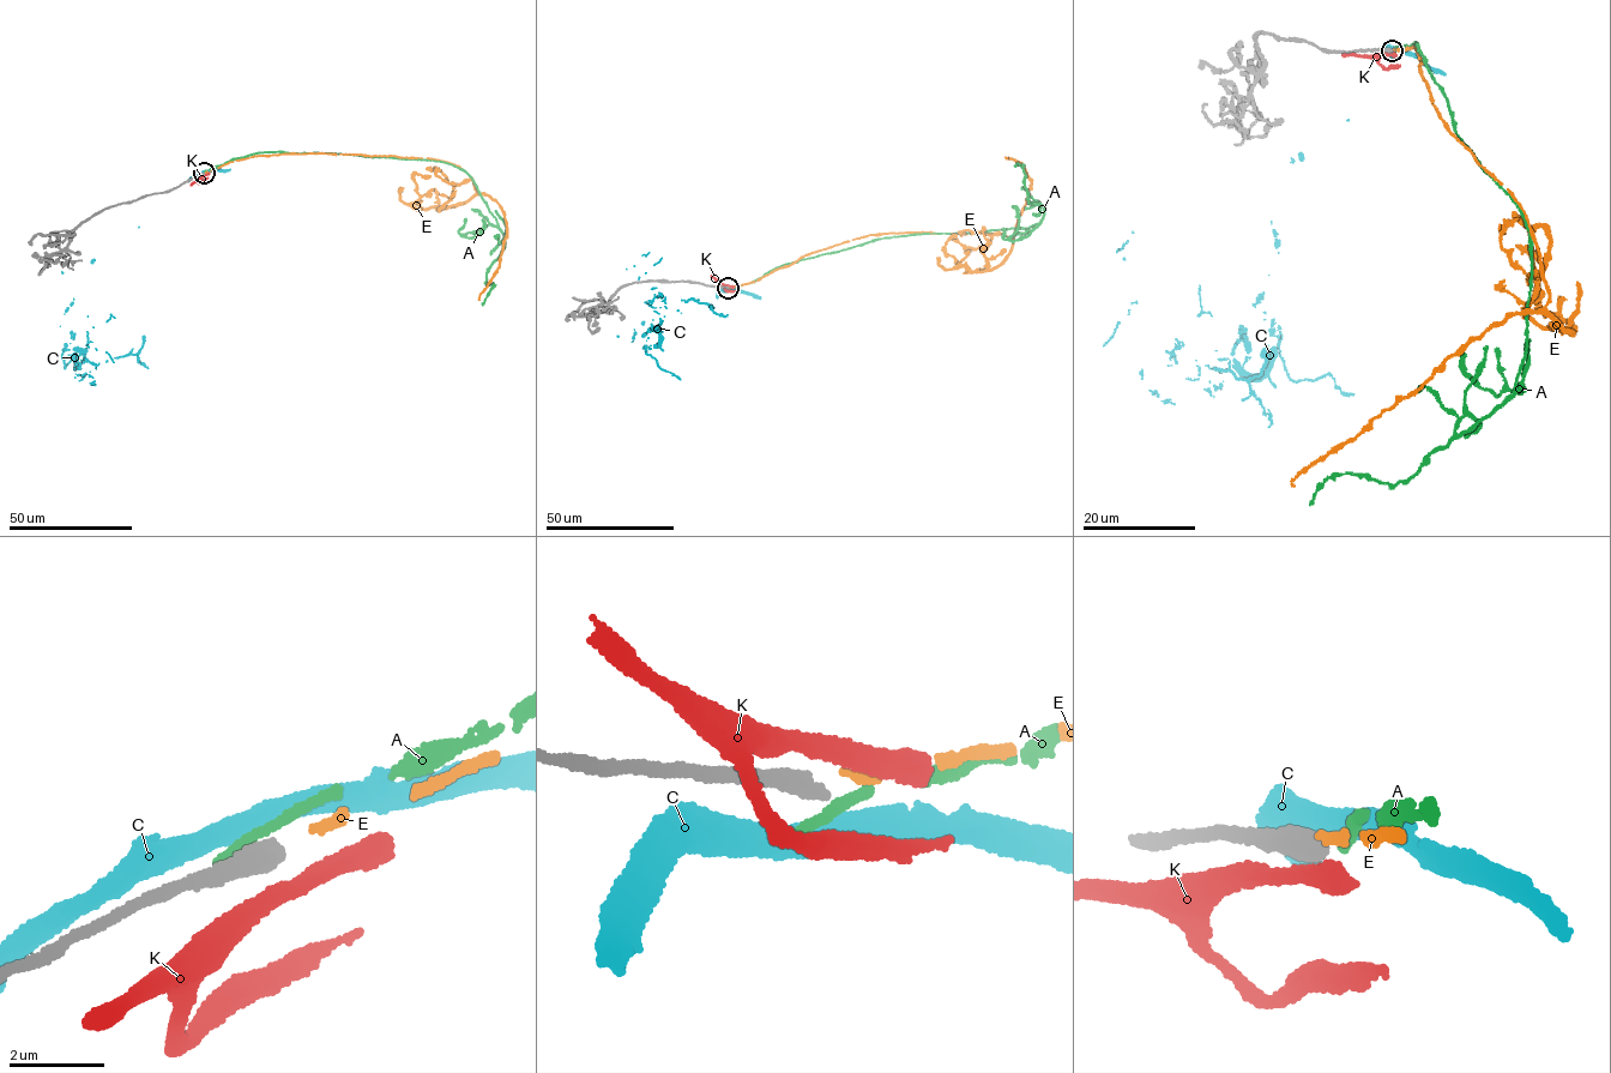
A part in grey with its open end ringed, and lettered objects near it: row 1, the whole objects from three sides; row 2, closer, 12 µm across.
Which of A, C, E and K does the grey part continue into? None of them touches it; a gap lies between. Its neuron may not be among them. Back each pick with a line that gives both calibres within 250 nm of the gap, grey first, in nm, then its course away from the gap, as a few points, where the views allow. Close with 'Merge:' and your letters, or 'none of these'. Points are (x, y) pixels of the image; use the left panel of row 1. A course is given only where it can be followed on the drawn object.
E: Thickness 440 nm (grey) against 220 nm. Its course: (205, 173), (297, 154), (458, 166), (499, 204), (507, 230), (480, 300)
Merge: E

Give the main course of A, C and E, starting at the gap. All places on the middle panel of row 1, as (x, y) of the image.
A: (728, 289), (786, 264), (881, 239), (1038, 224), (1044, 209), (1030, 203), (1024, 169), (1014, 166)
C: (726, 289), (617, 336), (659, 343), (667, 308), (644, 302), (634, 265), (649, 252)
E: (729, 287), (759, 279), (804, 255), (867, 236), (917, 231), (1013, 236), (1032, 184), (1023, 166), (1007, 160)

